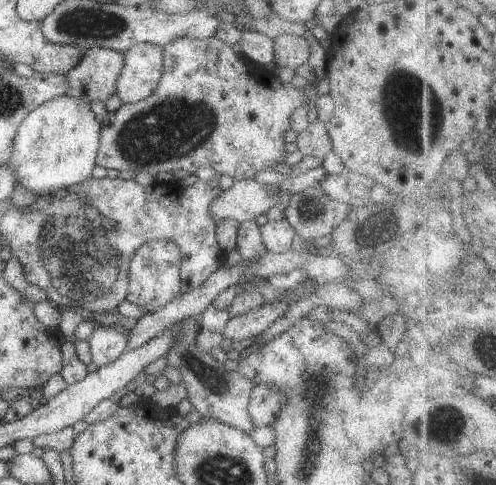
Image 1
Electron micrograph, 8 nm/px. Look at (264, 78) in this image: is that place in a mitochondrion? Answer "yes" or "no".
no

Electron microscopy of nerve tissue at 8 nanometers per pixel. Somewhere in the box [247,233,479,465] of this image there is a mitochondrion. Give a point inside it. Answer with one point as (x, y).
(441, 425)

